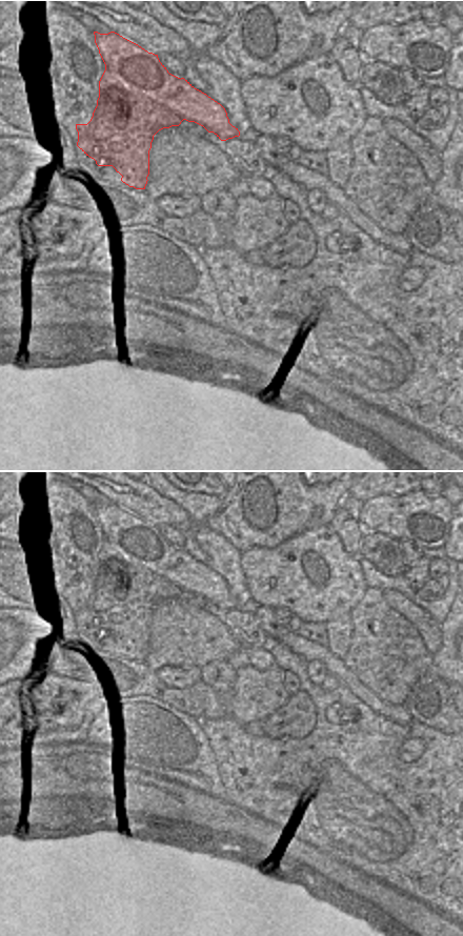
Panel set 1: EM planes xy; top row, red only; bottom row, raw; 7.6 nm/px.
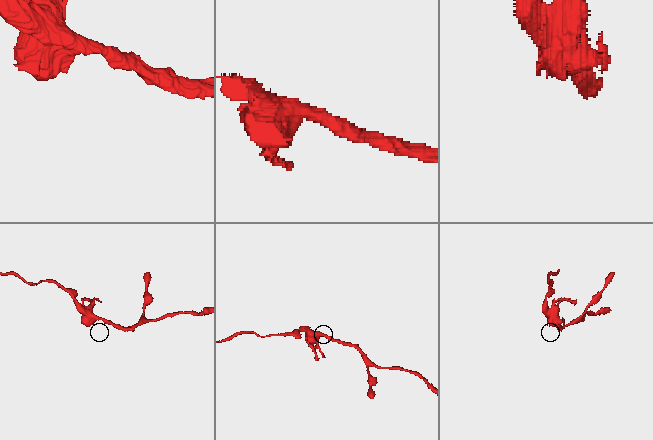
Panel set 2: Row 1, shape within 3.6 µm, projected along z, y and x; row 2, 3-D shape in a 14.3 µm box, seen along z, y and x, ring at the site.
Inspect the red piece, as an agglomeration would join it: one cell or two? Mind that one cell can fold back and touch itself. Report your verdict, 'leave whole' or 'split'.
split

